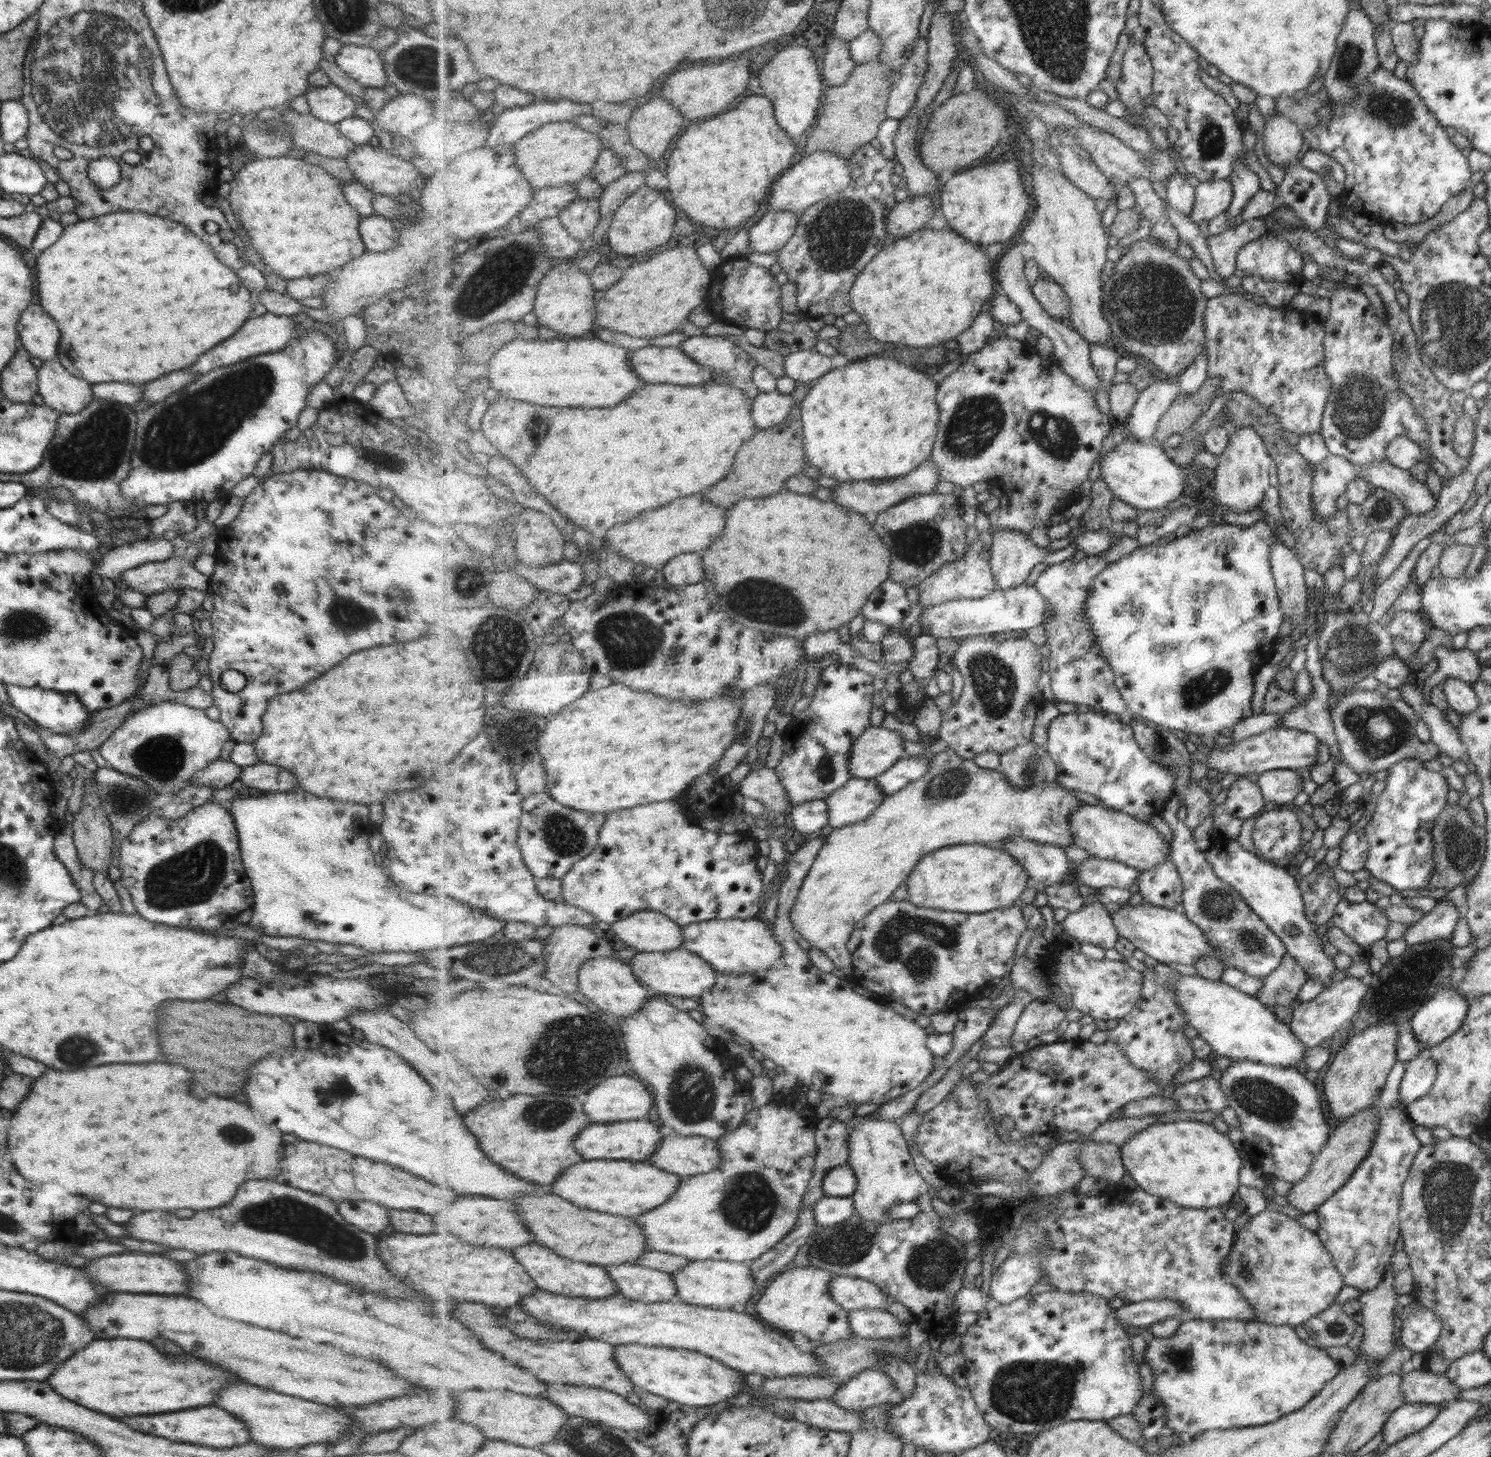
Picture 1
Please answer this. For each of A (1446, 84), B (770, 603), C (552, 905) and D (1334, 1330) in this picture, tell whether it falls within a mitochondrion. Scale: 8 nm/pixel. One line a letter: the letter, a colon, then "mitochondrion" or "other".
A: other
B: mitochondrion
C: other
D: mitochondrion

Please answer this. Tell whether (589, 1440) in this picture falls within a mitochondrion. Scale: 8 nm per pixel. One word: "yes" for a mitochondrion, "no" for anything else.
yes

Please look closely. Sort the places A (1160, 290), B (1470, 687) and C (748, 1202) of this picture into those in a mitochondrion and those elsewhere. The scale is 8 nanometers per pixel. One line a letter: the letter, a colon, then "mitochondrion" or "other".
A: mitochondrion
B: other
C: mitochondrion

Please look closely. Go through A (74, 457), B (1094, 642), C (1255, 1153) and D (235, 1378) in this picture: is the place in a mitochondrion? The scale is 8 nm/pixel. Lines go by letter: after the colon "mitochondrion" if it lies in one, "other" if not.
A: mitochondrion
B: other
C: other
D: other

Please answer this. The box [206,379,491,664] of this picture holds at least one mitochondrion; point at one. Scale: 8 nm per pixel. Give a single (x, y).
(348, 617)

